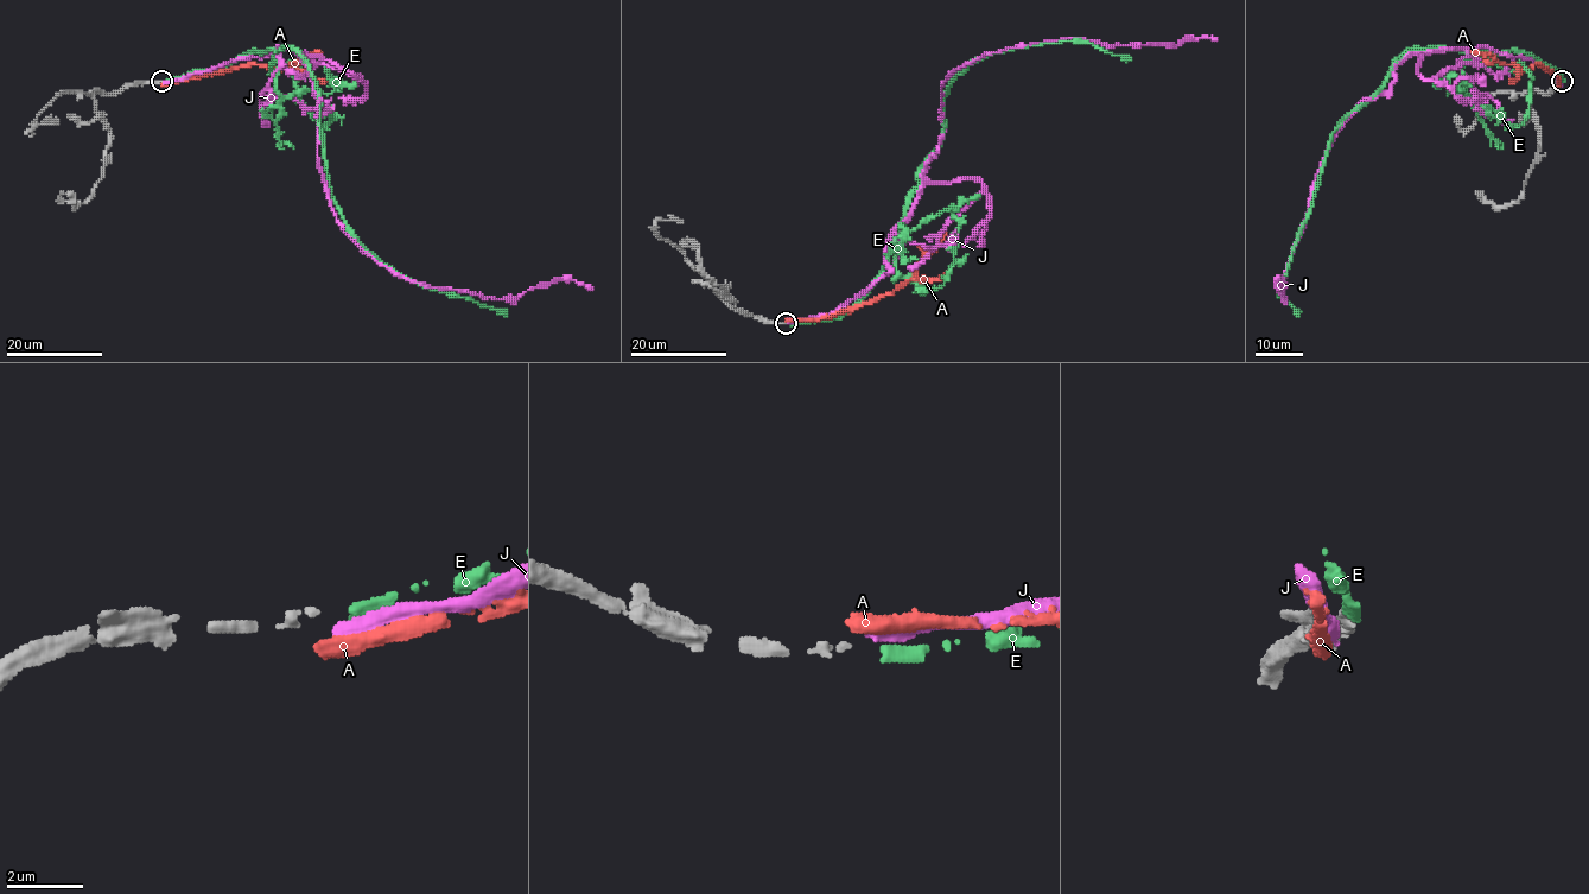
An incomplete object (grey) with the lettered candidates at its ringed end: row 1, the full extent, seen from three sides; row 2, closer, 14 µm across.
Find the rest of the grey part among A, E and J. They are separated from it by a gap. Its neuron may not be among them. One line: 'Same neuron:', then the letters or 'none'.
Same neuron: E

